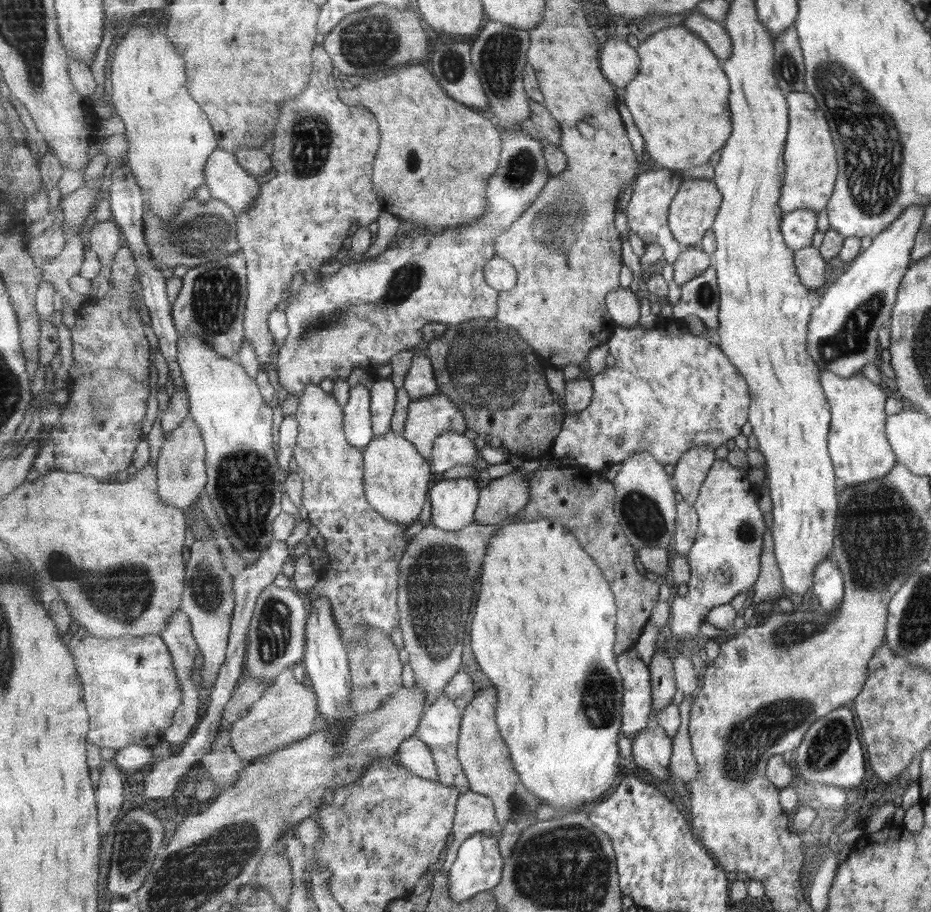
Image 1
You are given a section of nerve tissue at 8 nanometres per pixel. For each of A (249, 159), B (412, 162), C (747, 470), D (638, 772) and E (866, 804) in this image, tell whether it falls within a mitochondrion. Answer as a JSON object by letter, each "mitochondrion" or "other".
{"A":"other","B":"other","C":"other","D":"other","E":"other"}

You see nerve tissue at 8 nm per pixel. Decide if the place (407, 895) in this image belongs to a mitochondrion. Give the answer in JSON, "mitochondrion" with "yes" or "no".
{"mitochondrion":"no"}

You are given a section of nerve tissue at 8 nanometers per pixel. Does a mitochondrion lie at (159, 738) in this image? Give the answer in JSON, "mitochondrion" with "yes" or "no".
{"mitochondrion":"no"}

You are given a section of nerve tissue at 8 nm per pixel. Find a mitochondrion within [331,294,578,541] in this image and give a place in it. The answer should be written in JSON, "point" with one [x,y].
{"point":[486,367]}

